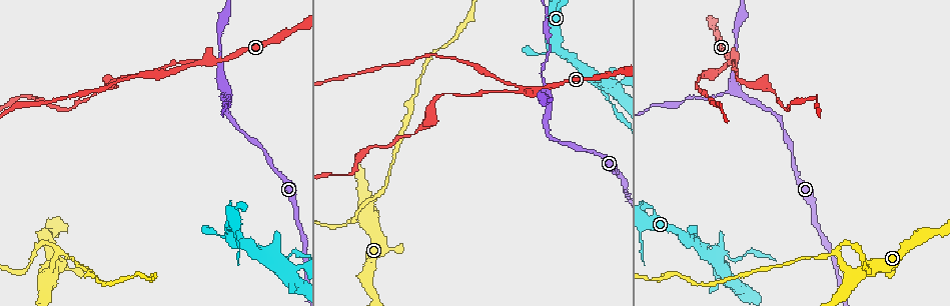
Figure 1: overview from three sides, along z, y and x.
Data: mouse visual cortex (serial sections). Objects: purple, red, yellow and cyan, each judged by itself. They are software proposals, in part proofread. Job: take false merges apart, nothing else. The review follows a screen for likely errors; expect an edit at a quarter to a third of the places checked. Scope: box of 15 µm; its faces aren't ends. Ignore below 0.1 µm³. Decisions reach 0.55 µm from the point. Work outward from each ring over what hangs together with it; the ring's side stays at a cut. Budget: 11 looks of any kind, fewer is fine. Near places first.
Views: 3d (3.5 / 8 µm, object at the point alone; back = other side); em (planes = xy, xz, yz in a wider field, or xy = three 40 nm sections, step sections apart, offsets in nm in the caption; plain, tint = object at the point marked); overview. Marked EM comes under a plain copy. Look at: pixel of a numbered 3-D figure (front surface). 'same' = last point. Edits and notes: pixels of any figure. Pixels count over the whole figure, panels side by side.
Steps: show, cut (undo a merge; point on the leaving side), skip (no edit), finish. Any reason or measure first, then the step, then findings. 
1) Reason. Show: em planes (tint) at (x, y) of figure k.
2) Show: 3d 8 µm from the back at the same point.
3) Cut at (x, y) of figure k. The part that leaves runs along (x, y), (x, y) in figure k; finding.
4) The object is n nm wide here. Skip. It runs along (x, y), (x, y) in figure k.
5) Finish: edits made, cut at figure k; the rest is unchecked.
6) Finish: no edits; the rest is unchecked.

Three-way junction. Show: 3d 3.5 µm from the back at (738, 90) of figure 1.

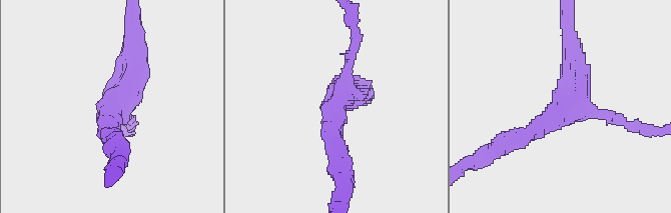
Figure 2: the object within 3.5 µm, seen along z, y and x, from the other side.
3 arms meet here; the arms are 150, 300, 400 nm wide. Show: em xy step 5 (tint) at (562, 109) of figure 2.

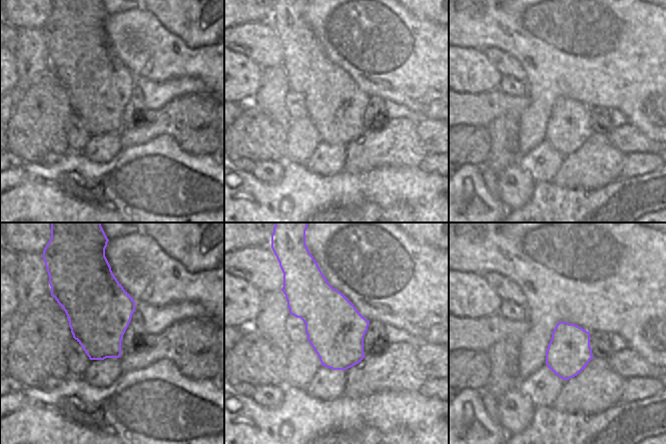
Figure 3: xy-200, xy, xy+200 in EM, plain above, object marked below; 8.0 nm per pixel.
Skip. It runs along (512, 142), (563, 109), (573, 50) in figure 2; continuous, no second cell.

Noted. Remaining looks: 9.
Branch point. Show: 3d 8 µm at (521, 92) of figure 1.

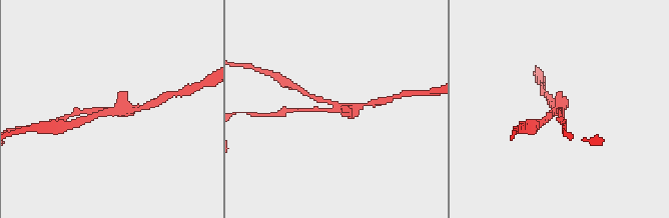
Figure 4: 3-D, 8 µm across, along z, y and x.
Show: em xy step 2 (tint) at (341, 111) of figure 4.

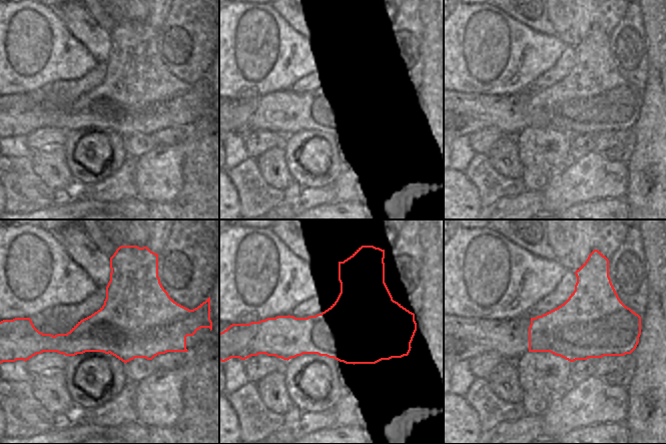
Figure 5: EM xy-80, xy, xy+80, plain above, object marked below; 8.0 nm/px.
Cut at (315, 108) of figure 4. The part that leaves runs along (344, 109), (299, 110) in figure 4; a second cell is stuck on.

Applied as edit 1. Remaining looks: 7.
Show: overview.

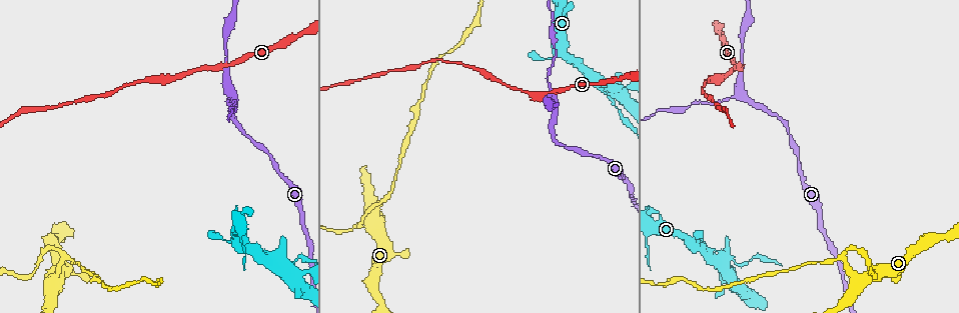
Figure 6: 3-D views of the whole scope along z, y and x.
Arms part here. Show: 3d 3.5 µm at (727, 256) of figure 6.

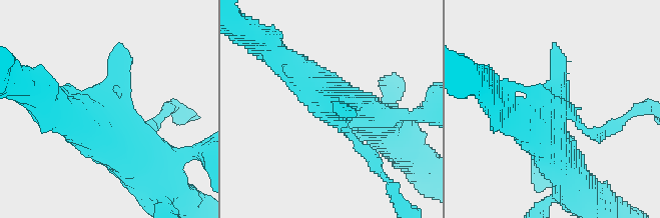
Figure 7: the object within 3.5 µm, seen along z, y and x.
Need the tissue. Show: em xy step 2 (tint) at (551, 115) of figure 7.

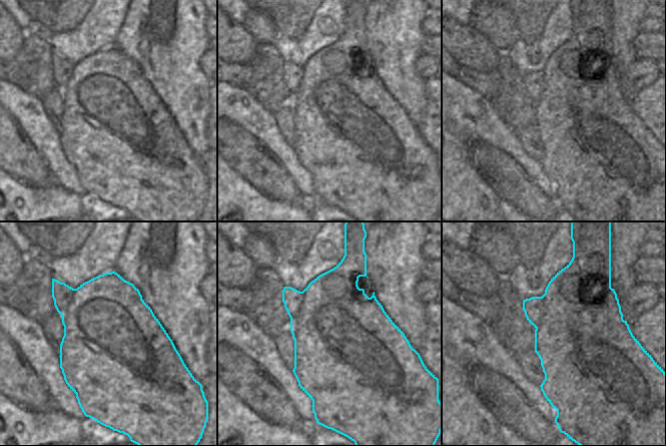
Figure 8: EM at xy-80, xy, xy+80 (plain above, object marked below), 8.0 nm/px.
Cut it another way. Show: em xy step 1 (tint) at the same point.

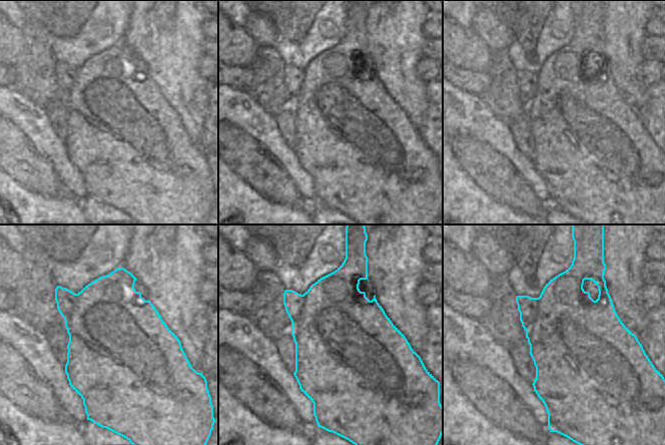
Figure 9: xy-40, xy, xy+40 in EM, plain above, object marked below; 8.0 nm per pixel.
Cut at (371, 152) of figure 7. The part that leaves runs along (348, 132), (391, 183), (397, 201) in figure 7; two cells meet here.

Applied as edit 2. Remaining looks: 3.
Redraw. Show: overview.

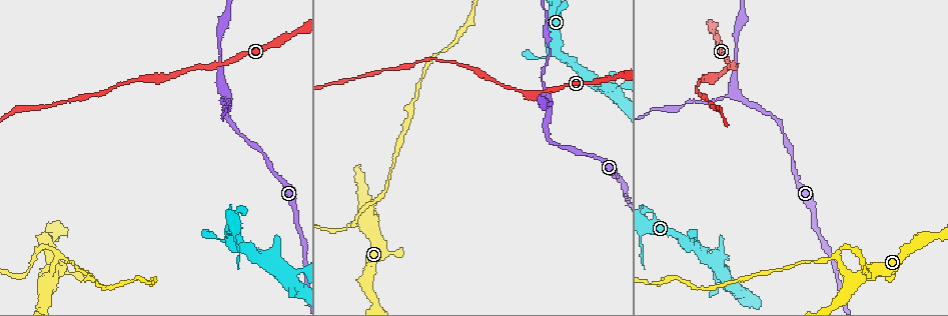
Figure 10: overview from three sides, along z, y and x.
Arms part here. Show: 3d 3.5 µm at (836, 255) of figure 10.

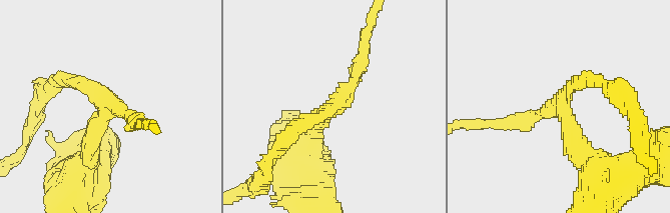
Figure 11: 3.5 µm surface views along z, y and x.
Show: em xy step 3 (tint) at (105, 111) of figure 11.

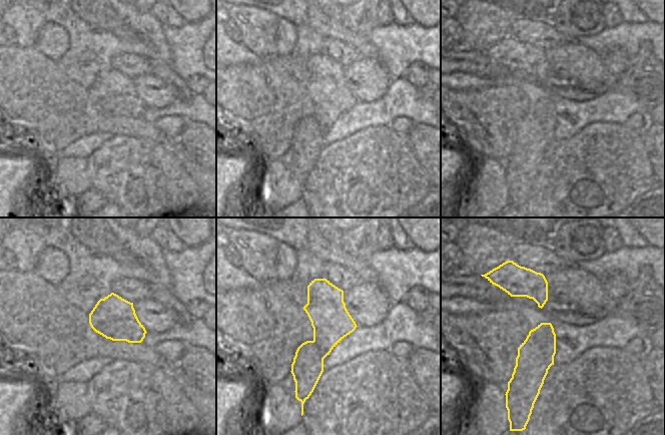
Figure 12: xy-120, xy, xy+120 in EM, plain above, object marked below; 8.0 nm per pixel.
The arms are 200, 200, 300 nm wide. Cut at (346, 91) of figure 11. The part that leaves runs along (325, 114), (356, 78), (366, 42) in figure 11; two cells meet here.

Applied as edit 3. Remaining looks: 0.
Finish: edits made, cut at figure 4, cut at figure 7, cut at figure 11; the rest is unchecked.

